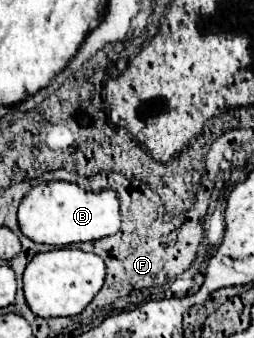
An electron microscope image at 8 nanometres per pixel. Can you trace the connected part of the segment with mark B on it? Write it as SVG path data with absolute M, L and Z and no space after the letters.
M41 182L21 200L17 220L23 236L41 244L63 246L99 240L119 232L119 198L111 190L101 190L101 194L93 194L71 182Z

